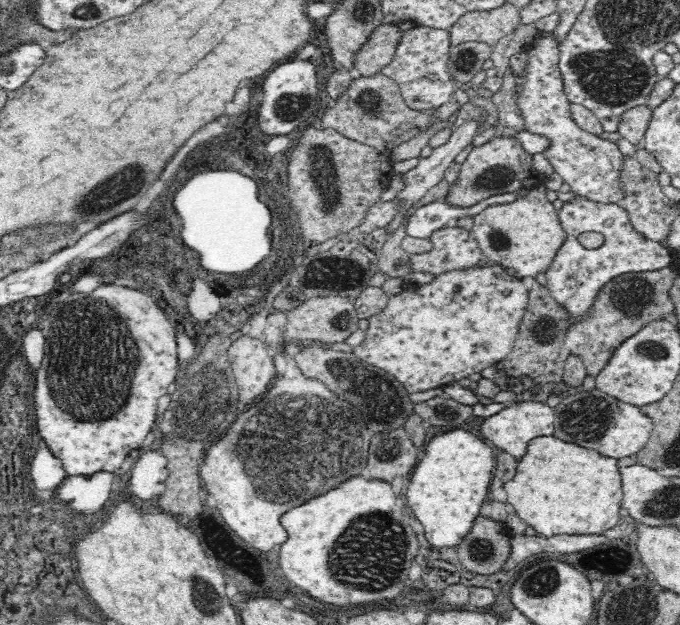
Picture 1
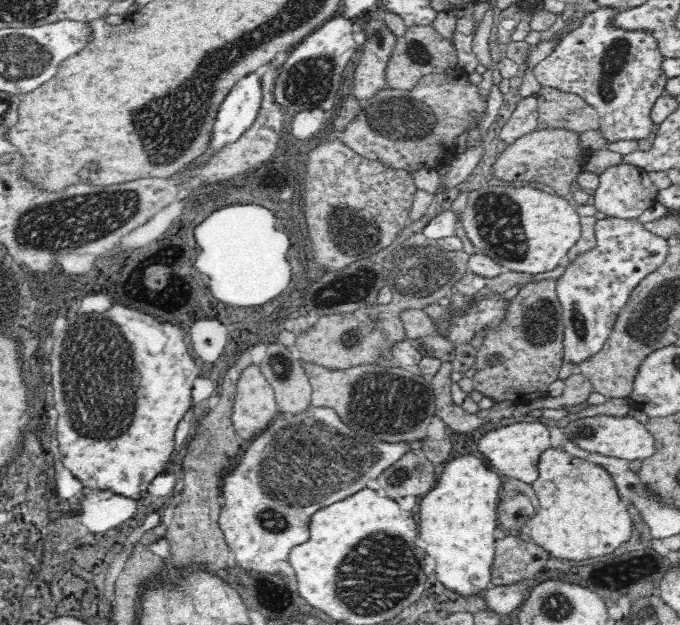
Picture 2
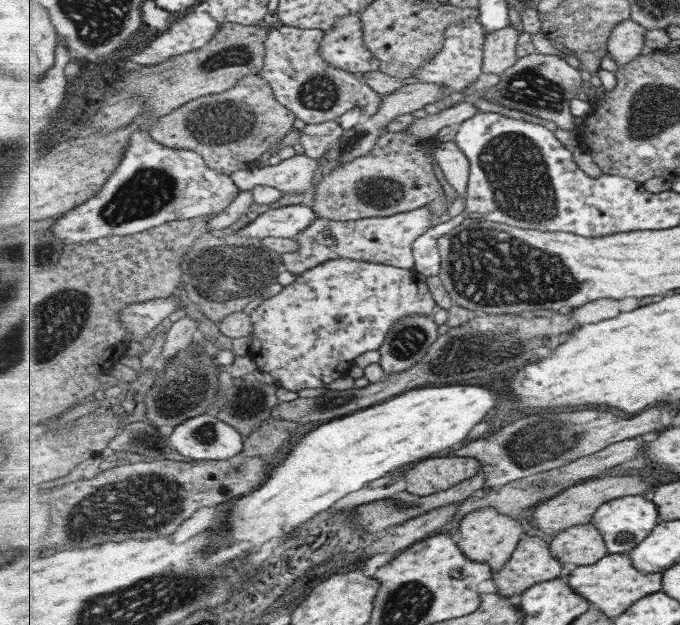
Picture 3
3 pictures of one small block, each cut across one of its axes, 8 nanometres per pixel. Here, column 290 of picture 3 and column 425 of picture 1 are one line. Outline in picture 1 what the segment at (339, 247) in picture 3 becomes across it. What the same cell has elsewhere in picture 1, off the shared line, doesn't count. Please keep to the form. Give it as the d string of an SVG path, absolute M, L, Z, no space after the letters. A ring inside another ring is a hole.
M455 225L430 236L434 248L430 252L410 256L408 266L414 271L440 275L452 270L466 270L480 264L483 254L471 231Z

